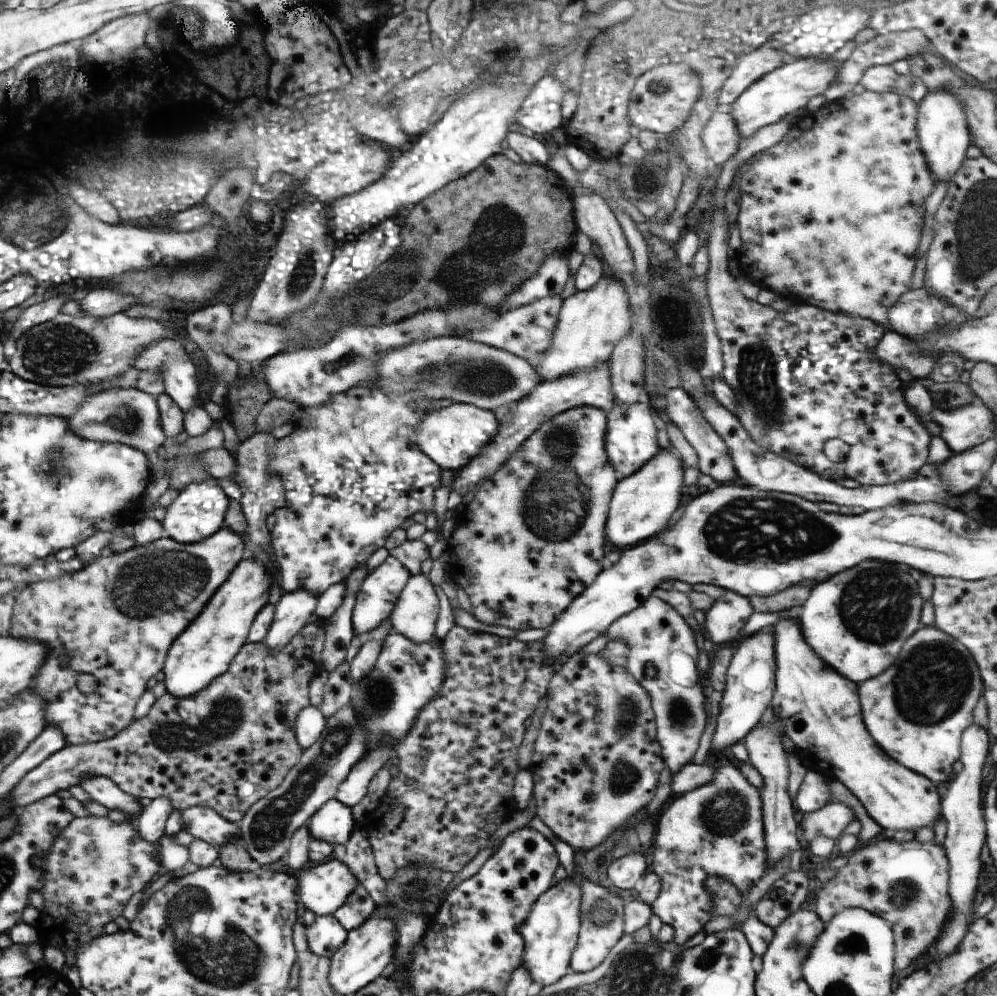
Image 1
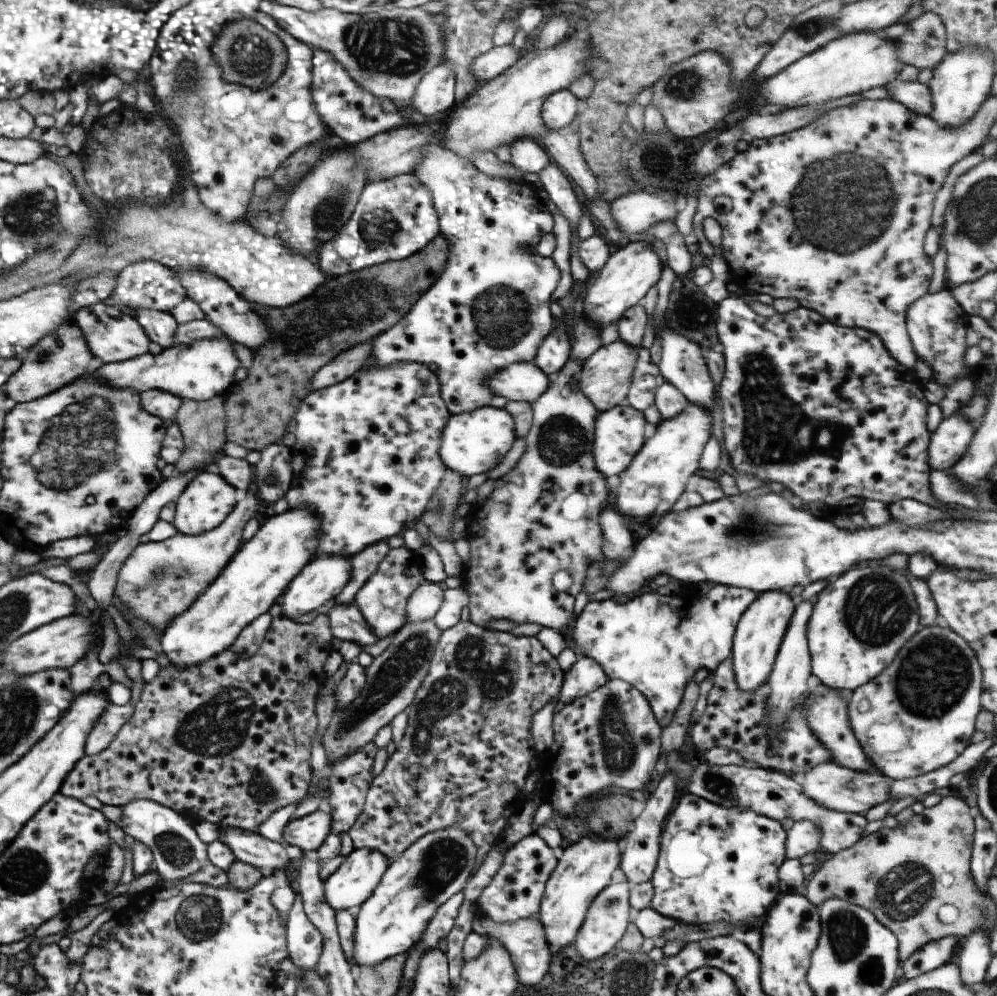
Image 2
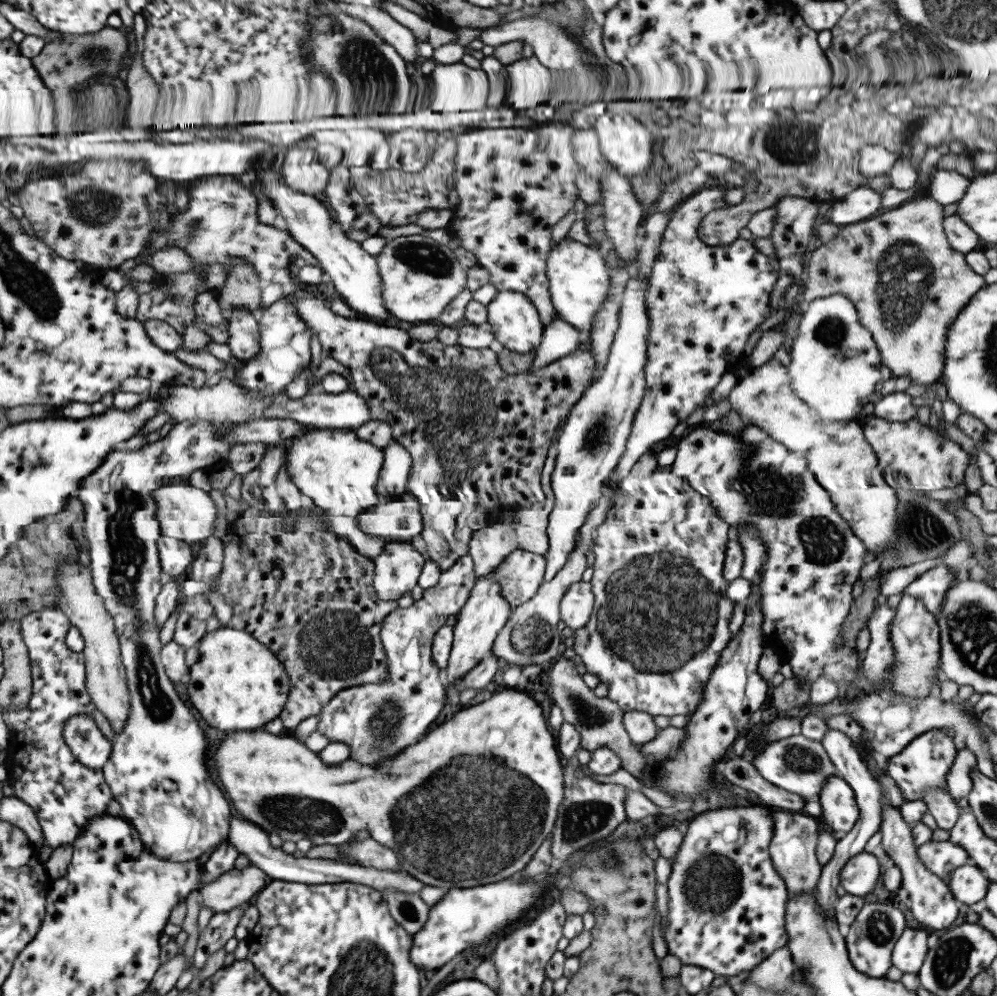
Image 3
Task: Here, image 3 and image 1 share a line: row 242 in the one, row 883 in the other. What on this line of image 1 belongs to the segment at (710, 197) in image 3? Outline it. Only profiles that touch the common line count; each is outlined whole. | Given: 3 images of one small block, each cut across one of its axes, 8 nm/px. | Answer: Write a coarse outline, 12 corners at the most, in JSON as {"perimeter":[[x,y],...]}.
{"perimeter":[[735,764],[661,812],[650,912],[683,945],[705,876],[765,873],[761,794]]}

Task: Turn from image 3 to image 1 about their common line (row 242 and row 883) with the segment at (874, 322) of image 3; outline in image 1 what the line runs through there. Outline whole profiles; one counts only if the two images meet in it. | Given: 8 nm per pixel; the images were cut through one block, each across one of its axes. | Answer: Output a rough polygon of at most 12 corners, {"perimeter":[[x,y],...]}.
{"perimeter":[[879,835],[815,894],[881,918],[899,975],[950,915],[949,866],[933,841]]}

